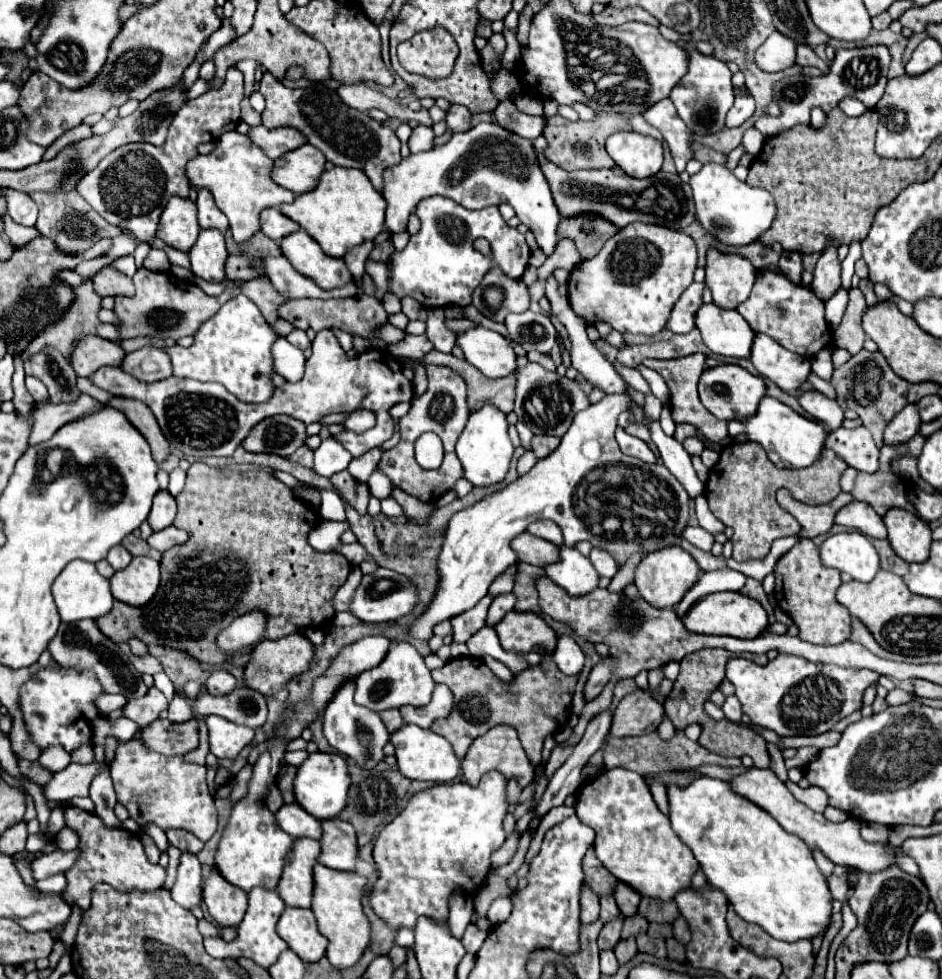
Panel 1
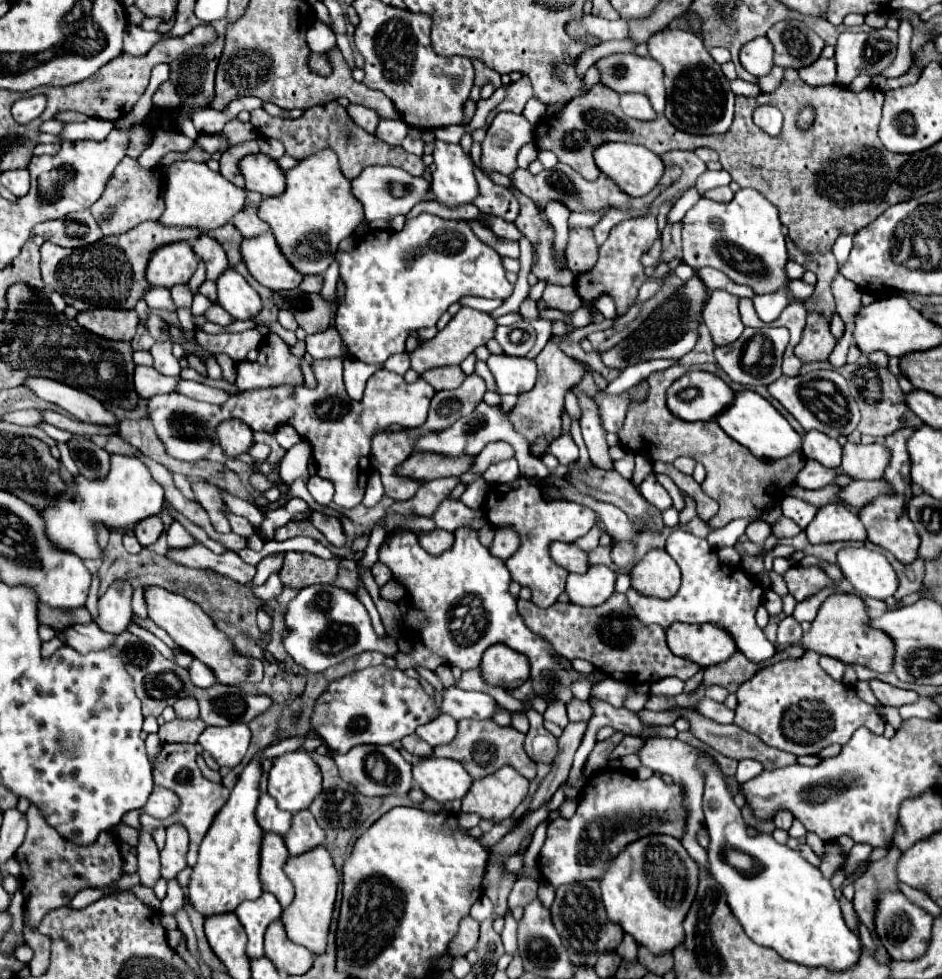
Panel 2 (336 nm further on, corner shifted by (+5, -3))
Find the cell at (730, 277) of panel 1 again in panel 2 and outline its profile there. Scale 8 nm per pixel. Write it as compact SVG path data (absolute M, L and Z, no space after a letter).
M710 290L702 310L702 320L708 326L716 346L732 344L744 330L738 314L738 296L724 290Z

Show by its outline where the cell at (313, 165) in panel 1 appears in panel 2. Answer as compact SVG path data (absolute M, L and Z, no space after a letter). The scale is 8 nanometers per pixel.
M252 154L240 162L240 172L244 174L246 188L260 192L262 196L280 196L286 190L286 174L266 154Z

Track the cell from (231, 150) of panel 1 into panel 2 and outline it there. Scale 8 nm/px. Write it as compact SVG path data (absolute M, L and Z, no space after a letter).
M174 162L166 170L168 178L168 194L166 194L166 210L160 216L162 226L186 226L186 228L198 228L202 232L210 232L214 228L220 228L244 208L248 190L234 186L230 180L226 180L220 172L214 172L204 162Z

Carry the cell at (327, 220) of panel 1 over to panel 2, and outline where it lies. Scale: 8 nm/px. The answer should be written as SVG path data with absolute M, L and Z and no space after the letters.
M322 150L286 172L286 192L264 198L258 216L270 224L280 250L284 250L296 270L302 270L302 274L324 274L336 256L338 242L352 236L364 220L364 206L354 198L352 182L342 174L336 154Z

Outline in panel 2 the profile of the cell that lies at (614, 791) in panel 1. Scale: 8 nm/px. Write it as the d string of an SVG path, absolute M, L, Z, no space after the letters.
M650 834L644 838L638 838L630 842L608 866L604 876L600 878L602 886L602 900L606 906L608 916L612 922L620 922L622 930L632 934L638 944L648 946L654 954L660 954L660 950L672 950L684 940L682 920L688 912L688 906L692 904L692 898L696 896L698 888L698 866L688 858L688 852L680 844L678 838L668 834Z

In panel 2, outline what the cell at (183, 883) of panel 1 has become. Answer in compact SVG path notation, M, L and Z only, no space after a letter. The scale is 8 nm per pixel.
M180 824L166 828L166 846L160 852L162 856L162 878L172 880L180 870L186 868L188 852L188 832Z

